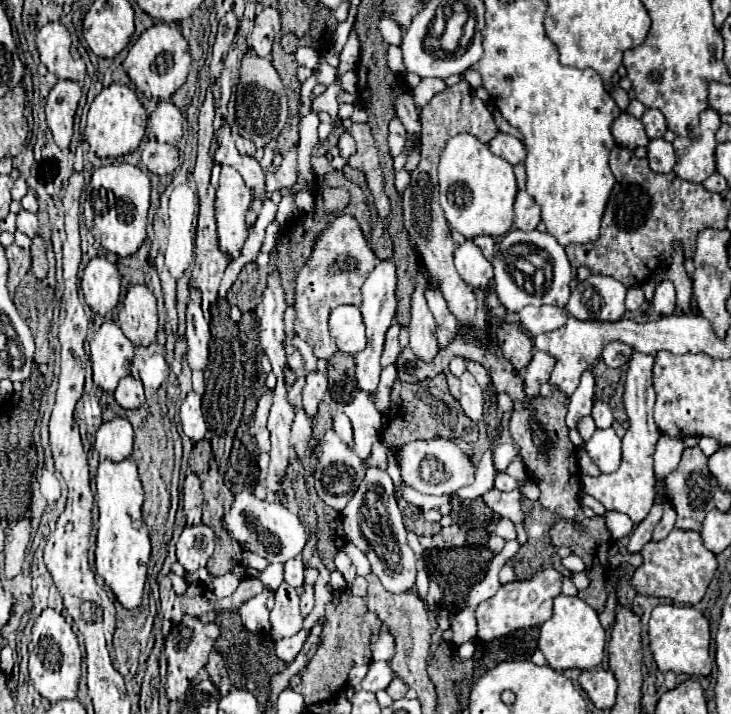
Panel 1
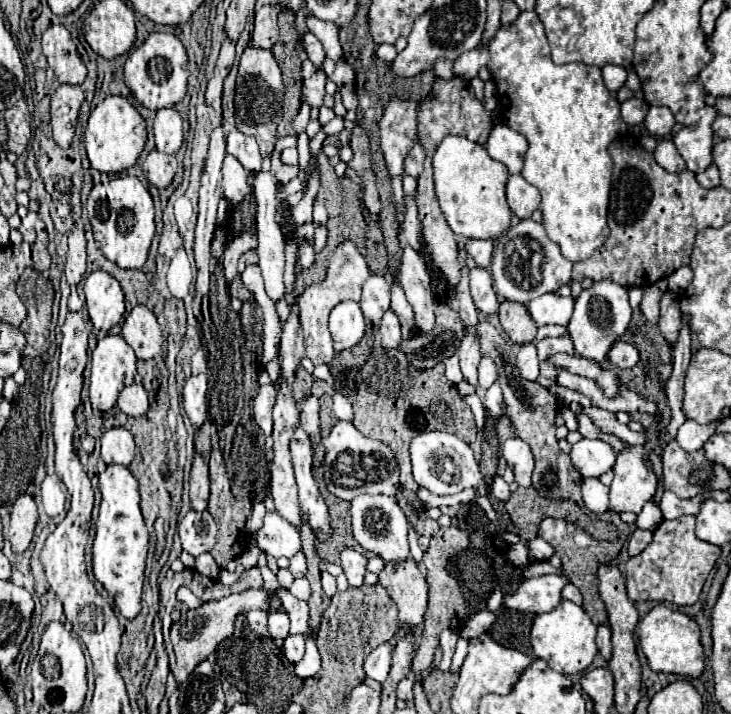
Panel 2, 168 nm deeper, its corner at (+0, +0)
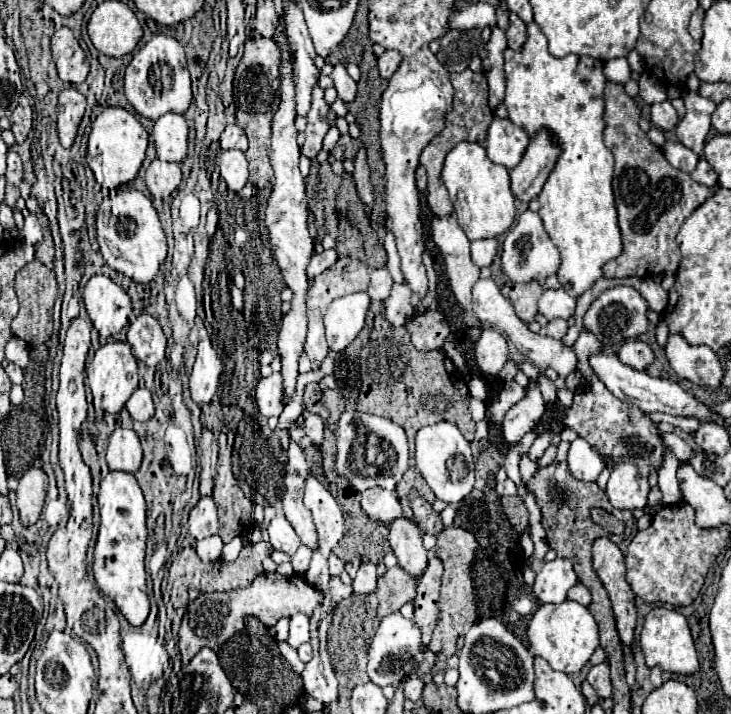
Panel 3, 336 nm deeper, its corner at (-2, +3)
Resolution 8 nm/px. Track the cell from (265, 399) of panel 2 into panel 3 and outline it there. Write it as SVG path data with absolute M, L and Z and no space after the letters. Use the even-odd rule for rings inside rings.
M273 373L261 379L255 387L255 403L263 417L279 417L283 411L283 385L281 373Z

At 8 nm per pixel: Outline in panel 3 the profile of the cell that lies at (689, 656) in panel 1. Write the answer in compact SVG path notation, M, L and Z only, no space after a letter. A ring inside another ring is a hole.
M655 607L643 623L643 631L639 637L639 645L645 655L645 663L649 667L659 667L661 671L669 673L681 673L681 675L693 675L699 671L699 659L697 651L691 639L689 623L685 615L681 615L675 609L665 609L665 607Z

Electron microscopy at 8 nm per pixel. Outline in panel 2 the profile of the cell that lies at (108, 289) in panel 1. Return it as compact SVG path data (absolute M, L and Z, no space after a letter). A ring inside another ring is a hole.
M103 270L91 272L83 284L87 312L95 330L109 330L119 324L125 312L125 298L119 282Z

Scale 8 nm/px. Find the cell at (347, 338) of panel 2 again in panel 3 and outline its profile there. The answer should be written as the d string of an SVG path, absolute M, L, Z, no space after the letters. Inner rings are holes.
M351 293L335 299L325 313L327 343L333 351L343 351L363 329L369 311L367 293Z

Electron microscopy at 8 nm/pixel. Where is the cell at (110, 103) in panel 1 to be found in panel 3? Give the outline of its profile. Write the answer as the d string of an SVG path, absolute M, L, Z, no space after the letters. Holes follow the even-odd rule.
M107 107L91 125L89 143L87 143L87 165L95 173L97 183L103 187L119 187L131 179L135 179L147 151L147 131L141 121L123 107Z

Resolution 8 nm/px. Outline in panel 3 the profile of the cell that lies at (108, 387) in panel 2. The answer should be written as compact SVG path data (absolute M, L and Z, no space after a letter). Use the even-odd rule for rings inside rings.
M115 341L105 343L95 351L91 365L87 367L87 383L93 393L95 409L103 409L105 413L119 413L131 393L137 389L137 359L129 347L129 343Z

